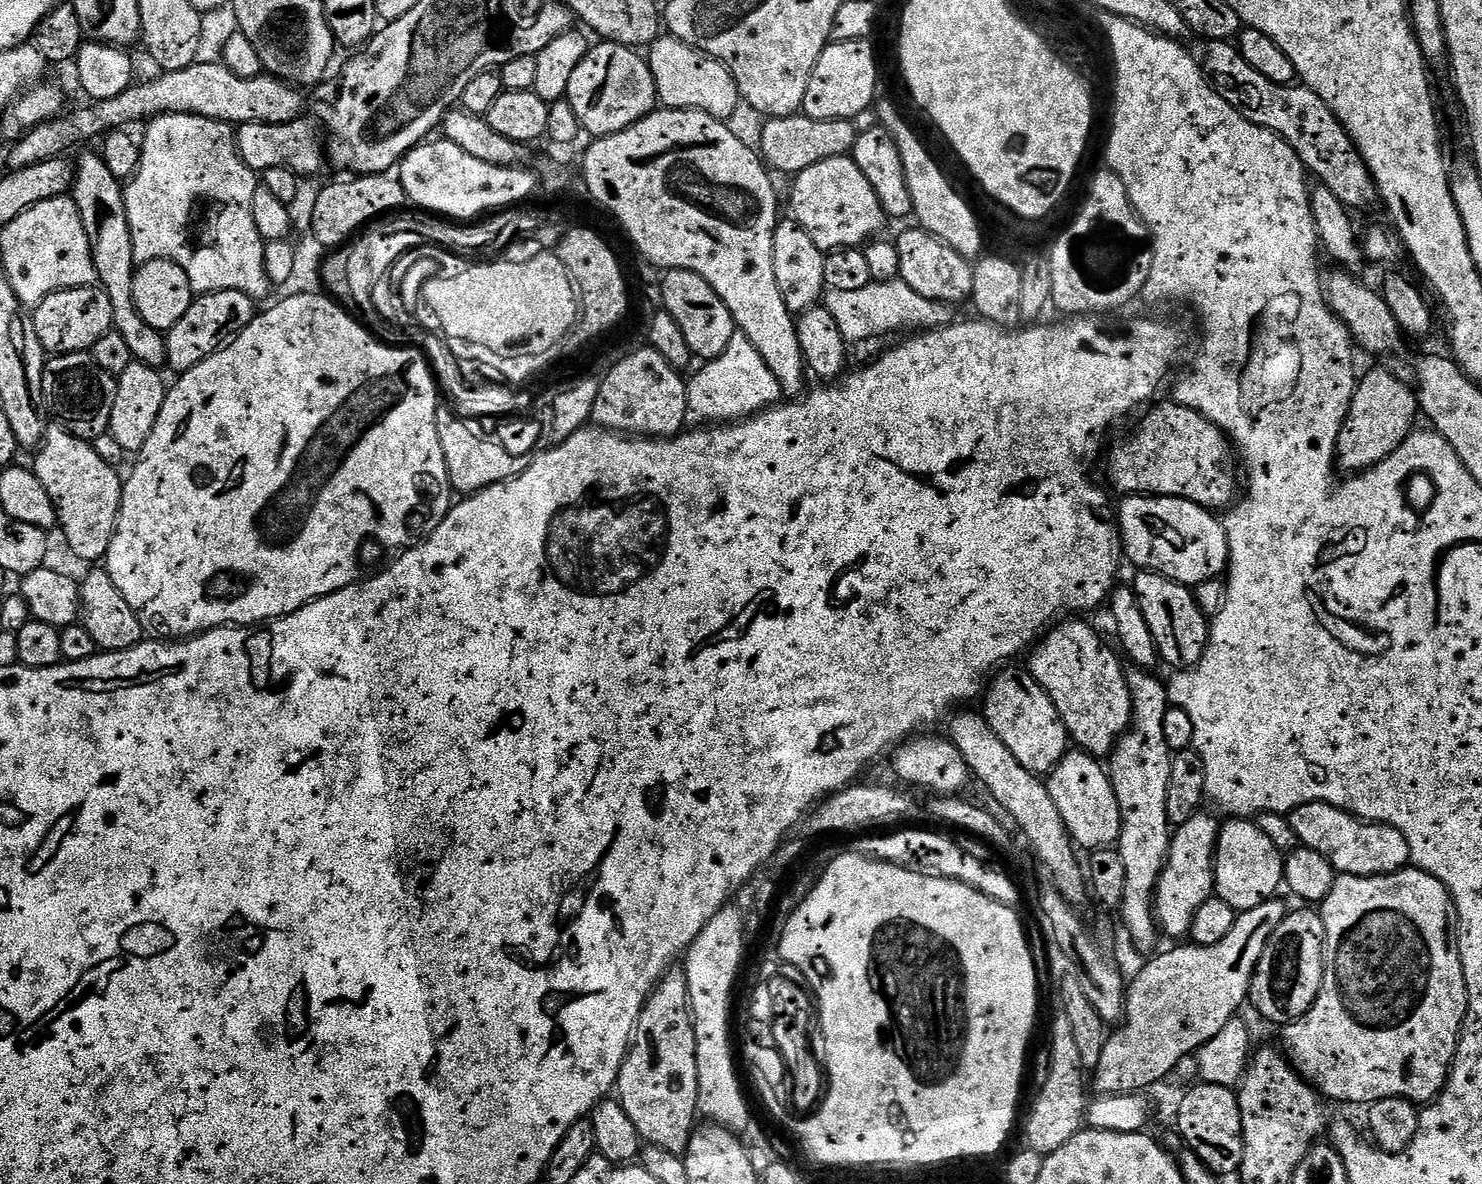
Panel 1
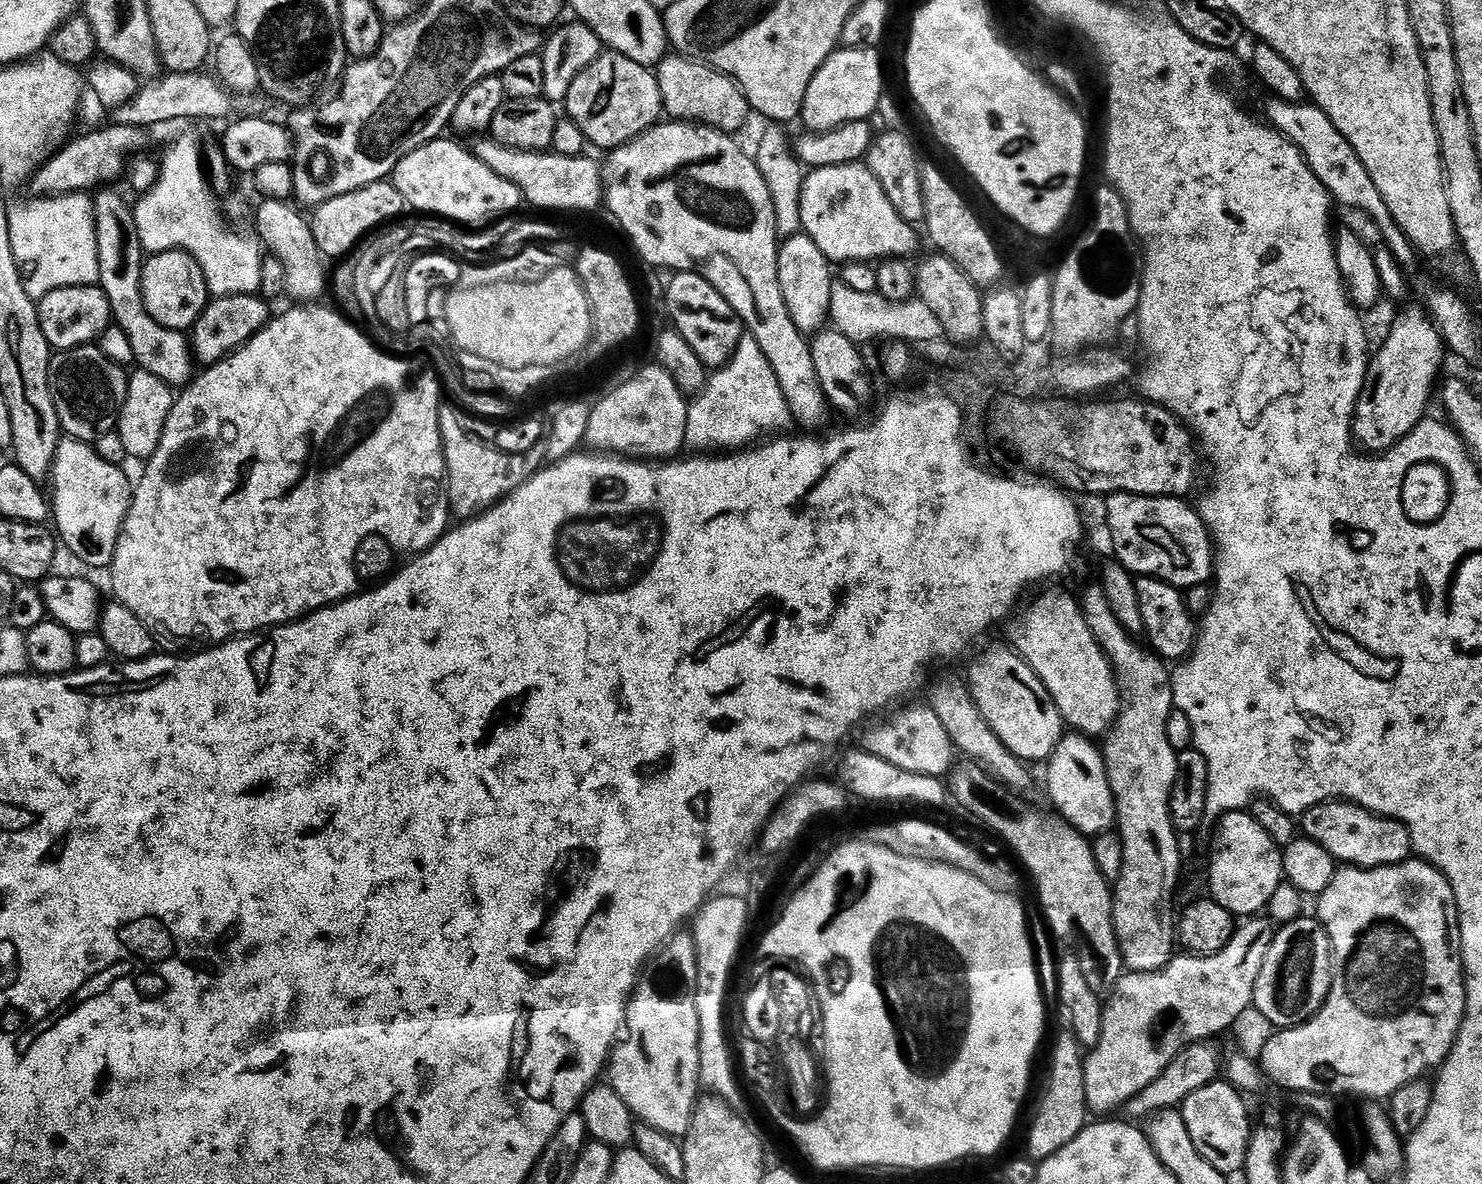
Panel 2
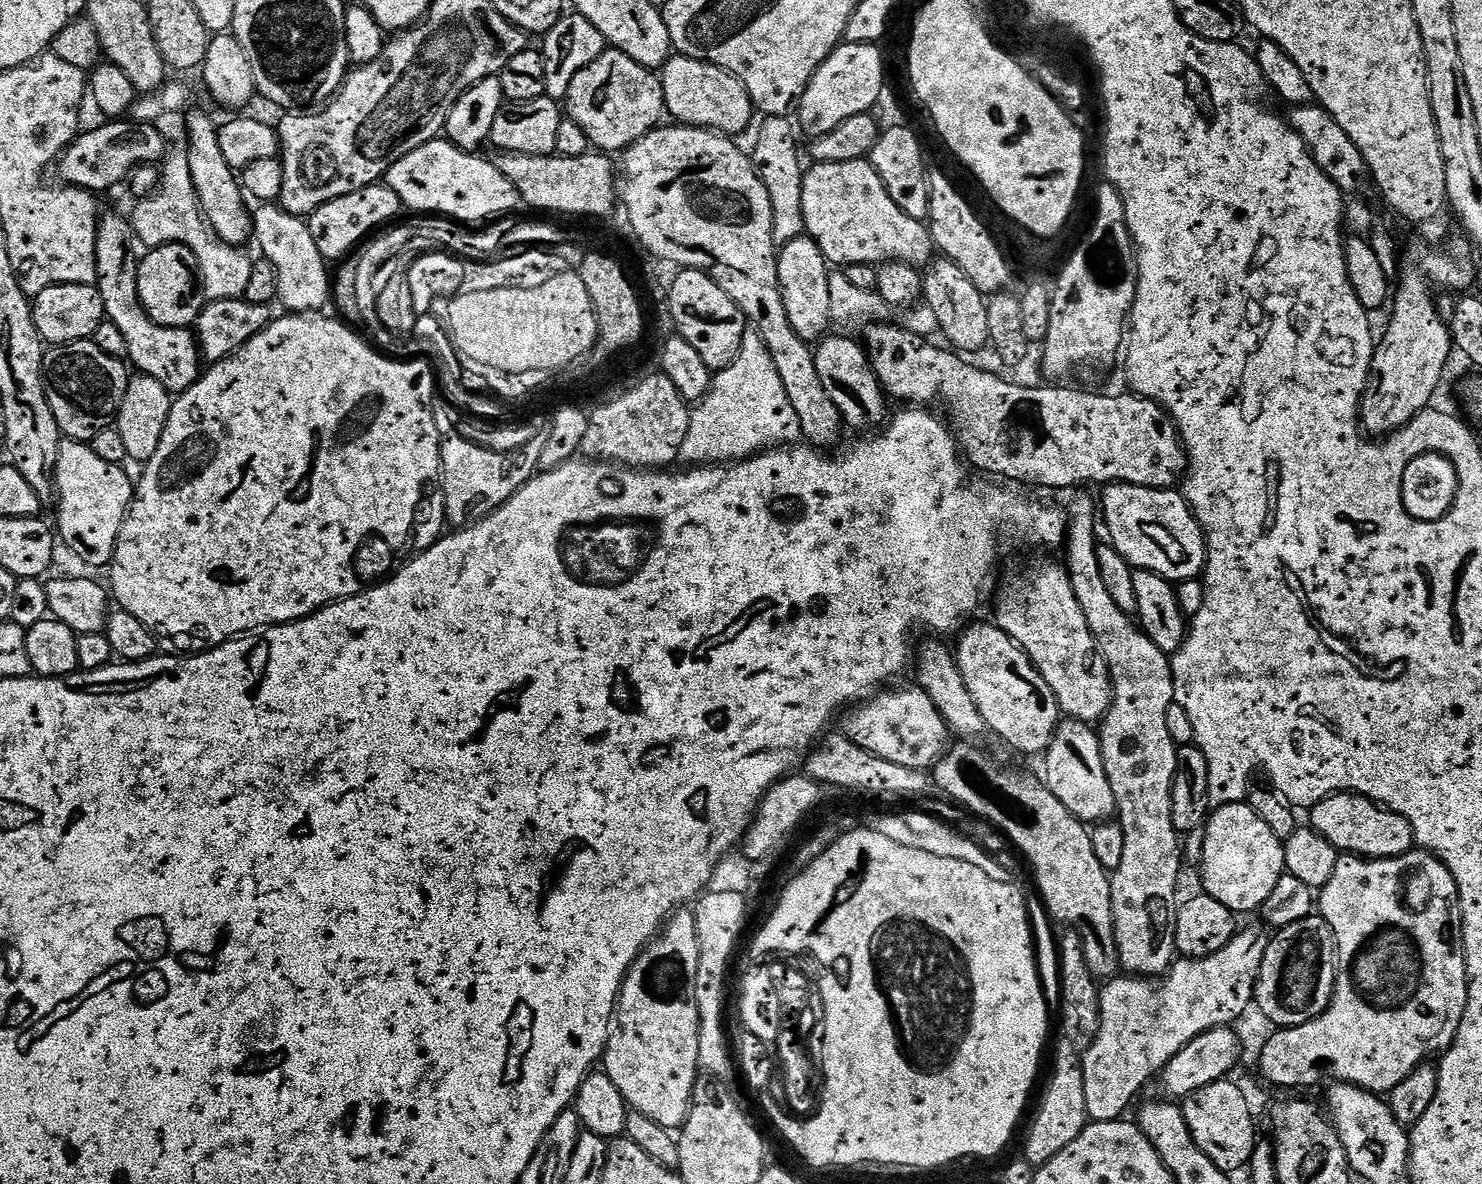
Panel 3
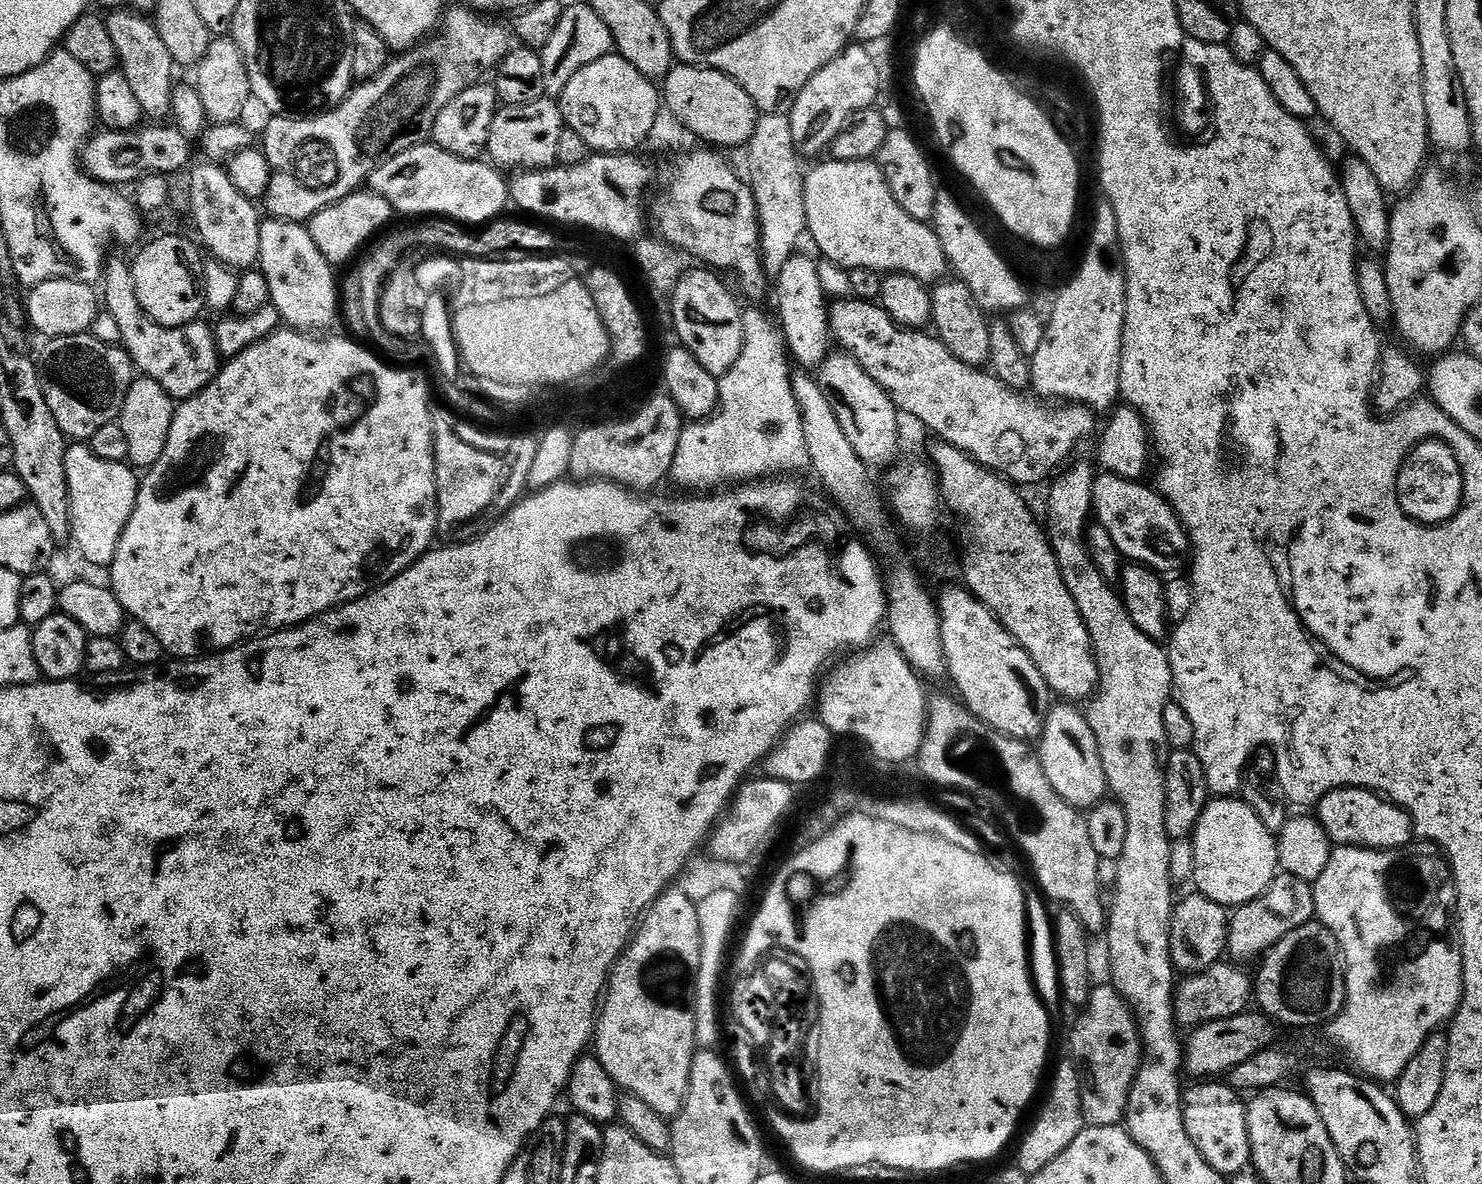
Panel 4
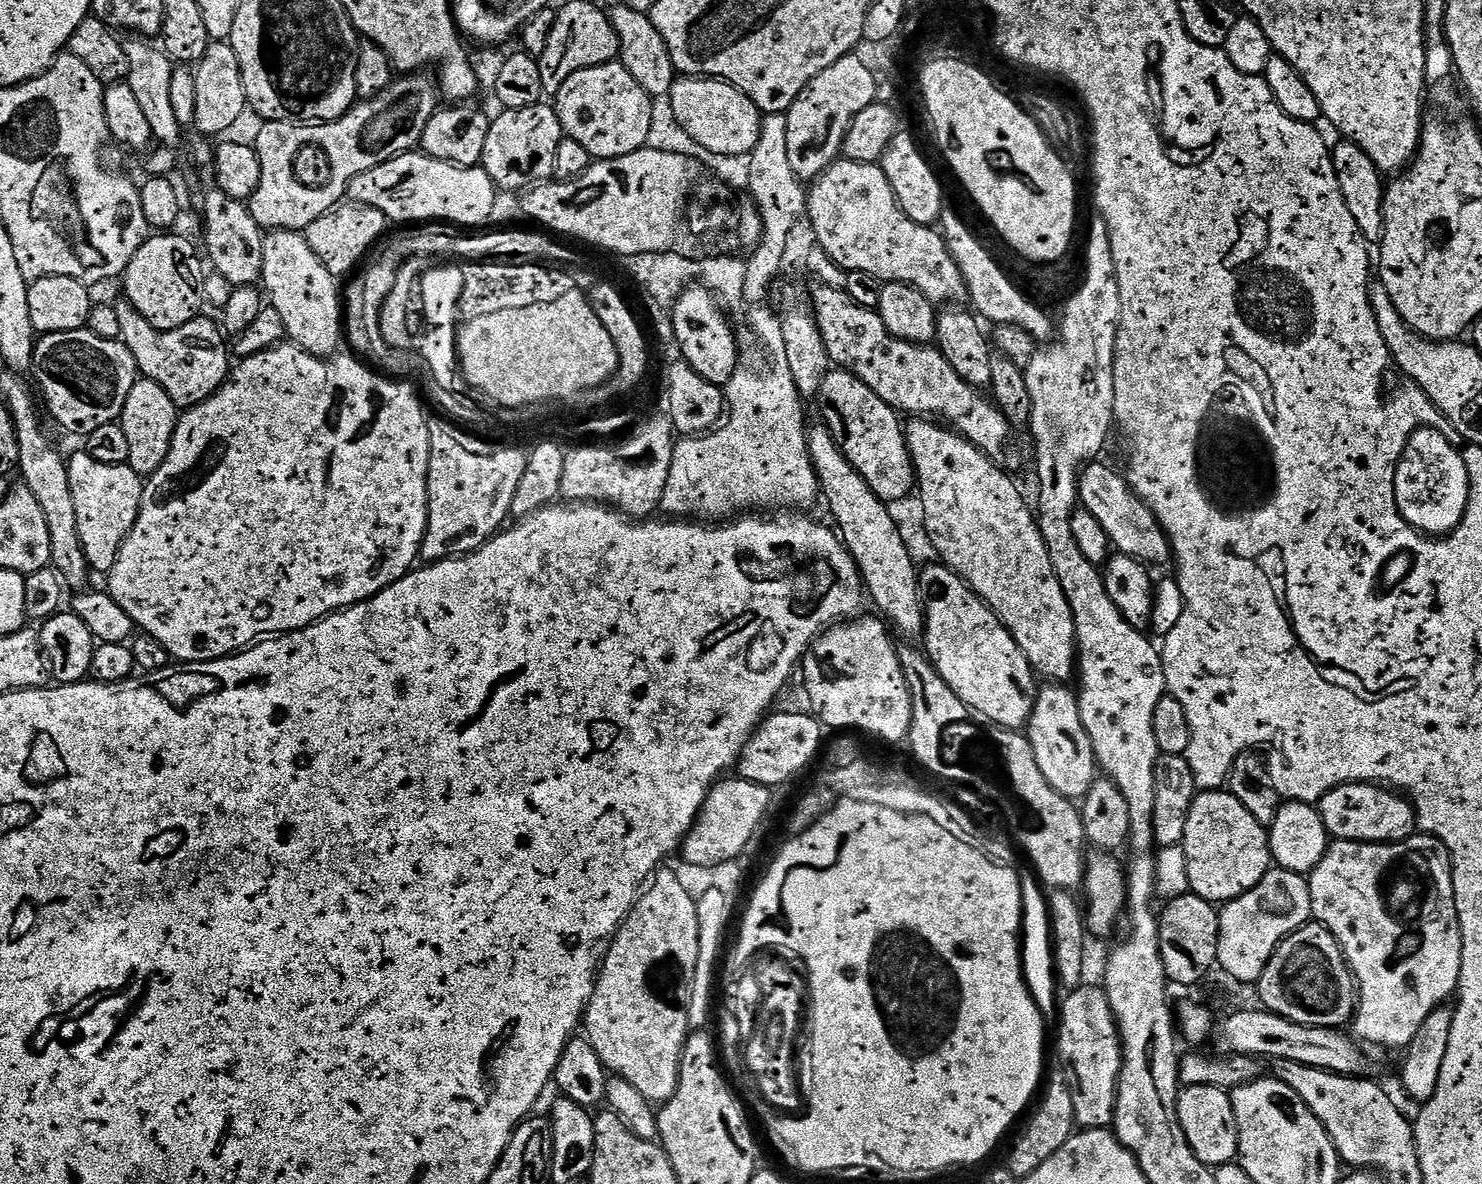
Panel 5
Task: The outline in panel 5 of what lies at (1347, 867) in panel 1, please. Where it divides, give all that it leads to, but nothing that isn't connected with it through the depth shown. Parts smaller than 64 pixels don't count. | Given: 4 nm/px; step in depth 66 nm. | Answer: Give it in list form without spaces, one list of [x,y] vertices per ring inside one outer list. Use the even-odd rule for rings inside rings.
[[[1376,782],[1338,786],[1320,799],[1318,807],[1320,817],[1324,819],[1324,825],[1332,840],[1395,844],[1408,839],[1418,828],[1418,817],[1412,801],[1395,791],[1385,790]]]

